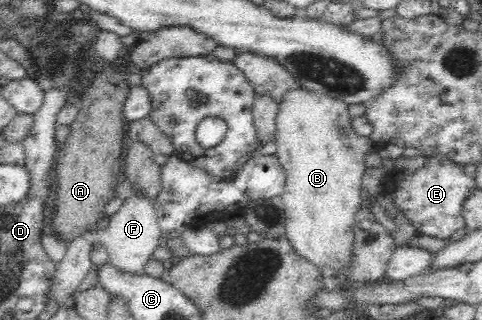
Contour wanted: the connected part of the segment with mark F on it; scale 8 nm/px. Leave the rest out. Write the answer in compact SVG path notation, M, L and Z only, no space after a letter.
M133 193L113 216L103 220L93 235L95 242L106 248L106 260L109 264L123 274L143 276L146 274L145 266L151 261L153 251L160 246L161 236L155 206Z

